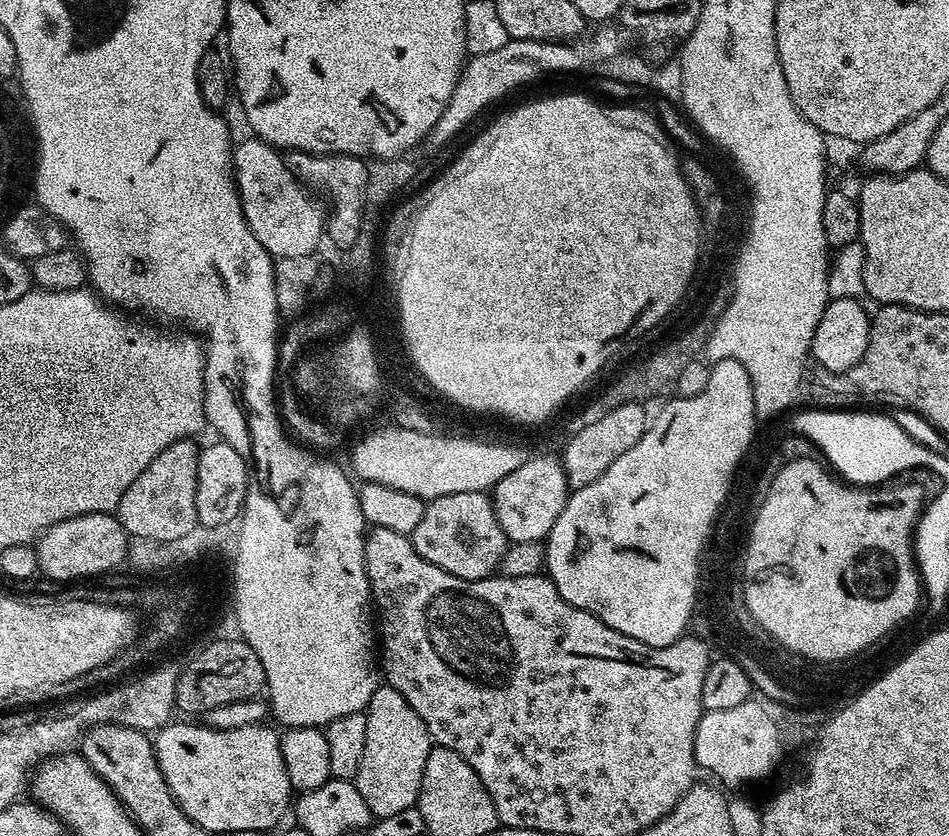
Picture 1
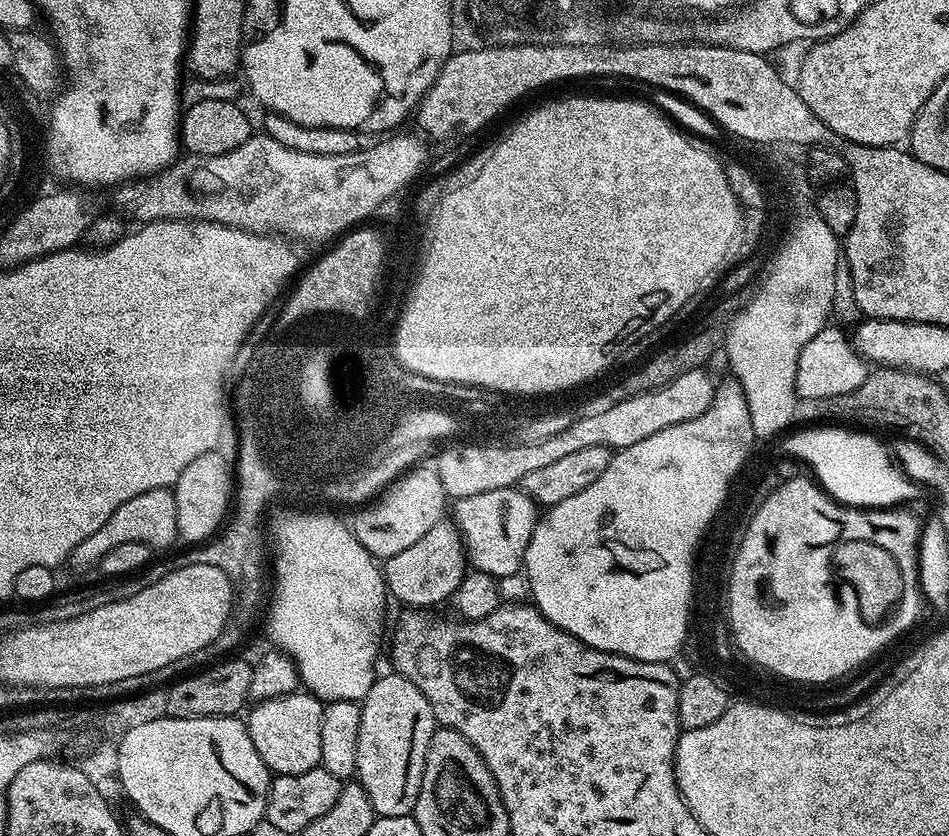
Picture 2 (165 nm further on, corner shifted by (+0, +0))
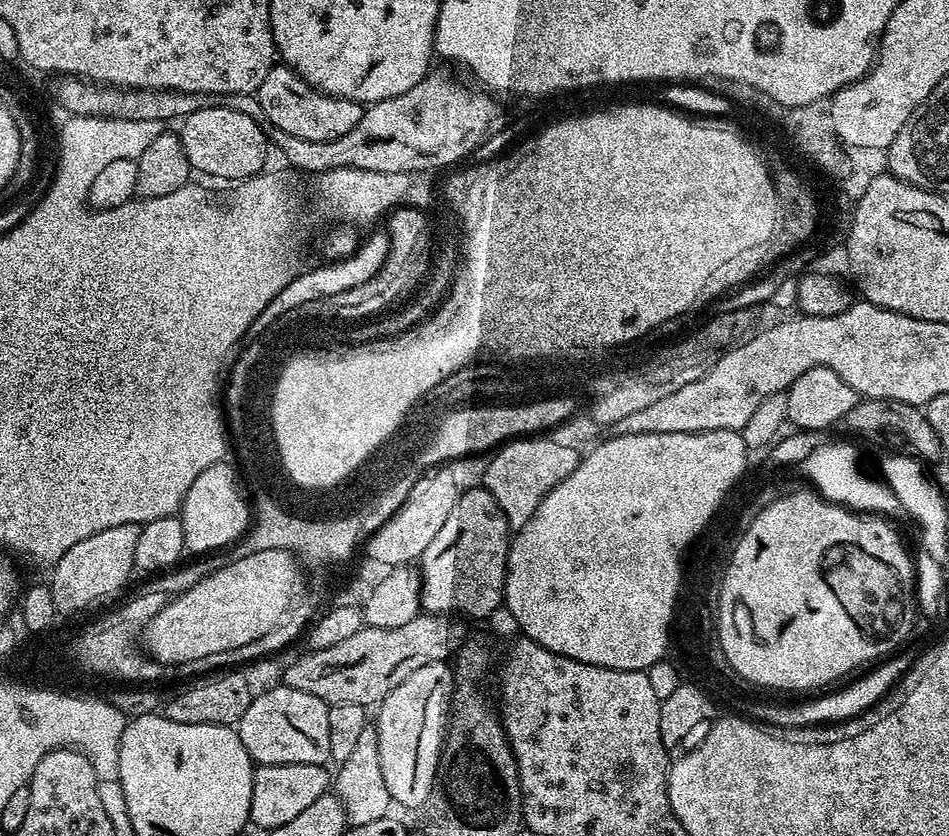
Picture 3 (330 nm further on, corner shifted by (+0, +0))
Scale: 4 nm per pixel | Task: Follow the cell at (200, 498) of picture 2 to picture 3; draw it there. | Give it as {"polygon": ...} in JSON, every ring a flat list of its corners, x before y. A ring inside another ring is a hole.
{"polygon":[[228,462,206,466,206,470,194,478,194,486,186,490,178,515,182,522,185,549,192,554,212,554,227,549,235,545,250,527,249,501,244,492,240,493,236,472]]}

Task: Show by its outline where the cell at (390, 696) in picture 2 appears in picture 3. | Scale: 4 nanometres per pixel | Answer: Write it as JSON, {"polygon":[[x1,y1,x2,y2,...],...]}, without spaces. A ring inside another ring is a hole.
{"polygon":[[430,662,430,666,422,666,419,670,414,670,414,674,410,674,410,678,406,678,402,682,402,686,394,686,394,690,390,690,390,694,386,694,386,698,374,712,374,727,378,734,378,759,382,765,382,779,386,781,386,790,390,790,393,805,401,804,404,808,420,808,423,809,428,802,428,795,434,786,434,778,438,770,438,762,440,761,440,749,444,747,444,734,448,727,448,713,452,707,452,690,454,687,454,668,448,662]]}

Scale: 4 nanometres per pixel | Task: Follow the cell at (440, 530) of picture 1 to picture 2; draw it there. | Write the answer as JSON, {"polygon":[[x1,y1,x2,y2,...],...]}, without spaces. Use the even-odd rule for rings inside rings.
{"polygon":[[451,519,439,520,436,525,423,537,414,542,414,546,402,550,402,554,394,554,383,561,382,571,384,583,389,597,396,600,400,606,412,610,428,610,431,604,451,601,454,590,466,575,466,545]]}

